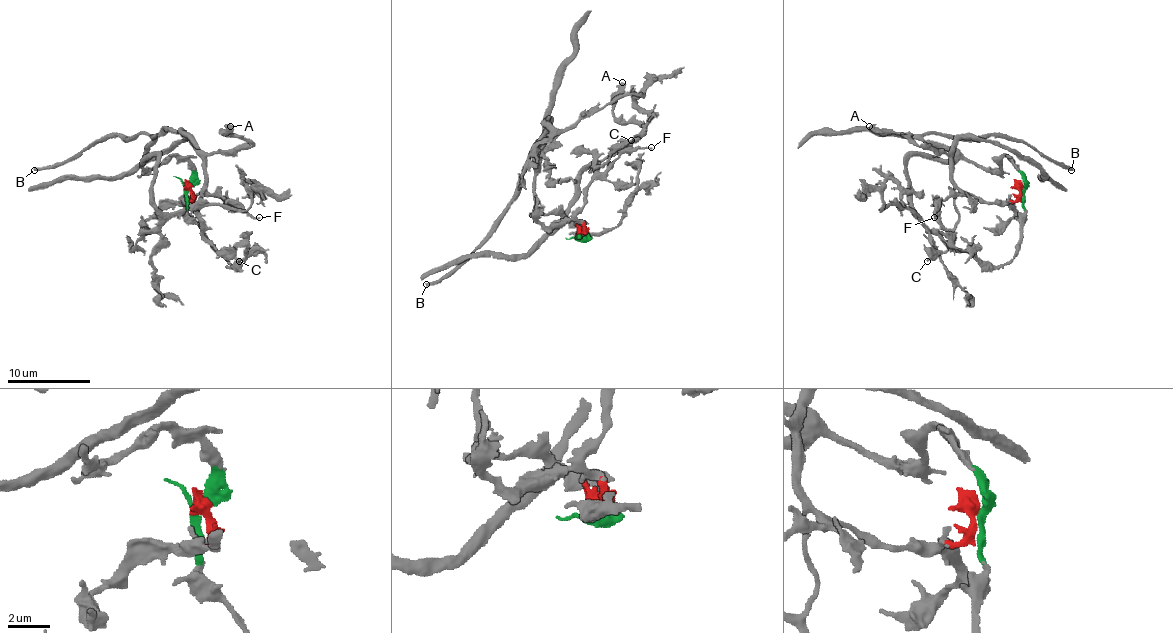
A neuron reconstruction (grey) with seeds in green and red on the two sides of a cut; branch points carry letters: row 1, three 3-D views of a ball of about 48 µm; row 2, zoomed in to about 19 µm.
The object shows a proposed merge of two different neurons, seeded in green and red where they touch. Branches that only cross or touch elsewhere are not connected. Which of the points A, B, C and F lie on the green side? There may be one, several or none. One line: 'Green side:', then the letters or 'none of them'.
Green side: B

